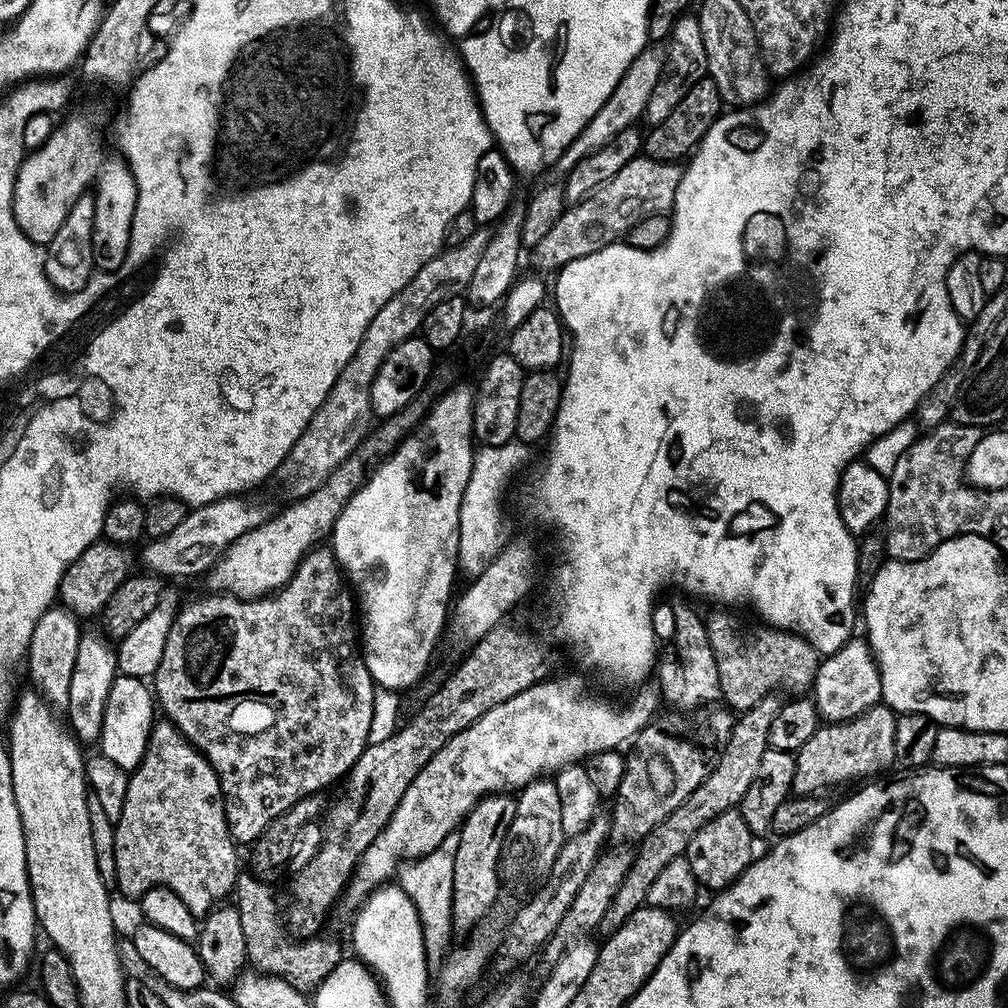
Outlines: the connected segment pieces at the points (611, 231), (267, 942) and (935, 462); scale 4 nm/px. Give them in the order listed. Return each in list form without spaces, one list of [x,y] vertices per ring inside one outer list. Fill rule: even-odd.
[[[643,154],[635,156],[618,170],[618,174],[614,174],[614,178],[610,178],[610,182],[564,209],[542,241],[530,249],[533,266],[541,268],[536,269],[541,273],[555,273],[574,262],[574,258],[586,258],[586,254],[594,254],[594,250],[602,250],[627,237],[628,231],[642,222],[642,218],[671,213],[681,173],[681,165],[671,160],[651,160]]]
[[[244,870],[236,877],[234,906],[242,918],[242,934],[246,934],[248,964],[269,976],[277,976],[305,994],[320,987],[323,980],[340,965],[340,944],[325,934],[311,938],[293,938],[286,931],[285,921],[276,913],[276,896],[267,879]]]
[[[945,422],[925,431],[912,443],[910,450],[898,458],[898,466],[894,466],[891,476],[887,477],[888,511],[882,520],[887,555],[891,559],[919,560],[924,540],[928,540],[927,547],[933,549],[942,541],[952,539],[948,533],[948,512],[952,512],[952,508],[968,508],[968,512],[972,512],[972,504],[976,504],[976,488],[966,482],[966,469],[970,454],[974,446],[978,446],[981,435],[981,429],[974,426]]]

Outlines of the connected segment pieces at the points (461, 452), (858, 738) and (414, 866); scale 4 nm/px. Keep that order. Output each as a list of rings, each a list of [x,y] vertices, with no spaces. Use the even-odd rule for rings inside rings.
[[[432,406],[429,407],[427,415],[418,423],[414,429],[401,440],[399,446],[393,448],[388,456],[383,457],[372,469],[365,482],[355,492],[341,510],[338,518],[335,519],[333,531],[340,532],[340,565],[343,568],[345,577],[351,584],[355,594],[358,612],[360,615],[360,638],[364,661],[370,670],[373,681],[381,689],[401,690],[400,688],[412,688],[424,676],[432,655],[436,652],[436,643],[440,635],[446,632],[446,625],[449,623],[450,603],[452,597],[452,584],[454,576],[458,574],[457,548],[459,546],[461,502],[464,501],[471,470],[474,460],[474,435],[473,414],[470,412],[436,412]]]
[[[881,702],[849,720],[837,724],[825,723],[810,737],[810,742],[806,742],[806,746],[802,746],[794,754],[796,765],[792,792],[798,796],[810,796],[824,790],[820,788],[848,784],[851,780],[864,782],[887,773],[884,771],[896,764],[894,754],[896,718],[897,713]]]
[[[457,831],[447,835],[446,838],[434,850],[426,853],[424,856],[415,857],[403,861],[396,871],[396,882],[400,888],[406,891],[408,897],[415,904],[418,910],[419,922],[423,932],[423,948],[426,950],[427,968],[429,975],[436,976],[440,973],[440,968],[444,964],[452,942],[451,936],[454,936],[454,925],[452,923],[453,908],[453,880],[454,880],[454,859],[455,851],[458,850],[459,833]]]

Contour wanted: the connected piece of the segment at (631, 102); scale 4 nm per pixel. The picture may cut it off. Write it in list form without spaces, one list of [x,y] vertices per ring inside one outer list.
[[[645,46],[641,50],[638,58],[634,58],[634,62],[630,62],[626,74],[622,74],[618,86],[614,86],[614,94],[610,94],[610,98],[606,98],[602,110],[598,110],[598,114],[594,114],[594,118],[590,118],[590,122],[580,131],[578,138],[574,138],[574,142],[570,142],[567,150],[557,158],[554,165],[555,171],[567,174],[579,160],[586,158],[594,150],[606,146],[606,142],[610,142],[627,128],[633,127],[637,123],[635,120],[644,116],[646,106],[650,102],[650,94],[654,91],[654,86],[658,86],[658,78],[664,69],[665,55],[665,49],[660,46]]]

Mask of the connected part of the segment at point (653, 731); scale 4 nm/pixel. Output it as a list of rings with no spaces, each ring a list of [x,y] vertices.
[[[727,706],[701,707],[698,712],[700,720],[694,716],[696,714],[681,714],[676,710],[669,712],[669,716],[657,715],[637,734],[630,754],[625,757],[622,786],[614,798],[615,806],[610,810],[611,830],[608,837],[611,845],[633,845],[643,840],[654,826],[658,826],[658,822],[670,818],[670,814],[674,814],[674,810],[678,810],[678,806],[682,806],[682,802],[686,802],[686,798],[690,798],[690,794],[694,794],[694,790],[698,790],[700,783],[712,773],[730,738],[730,730],[736,725],[733,709]]]

